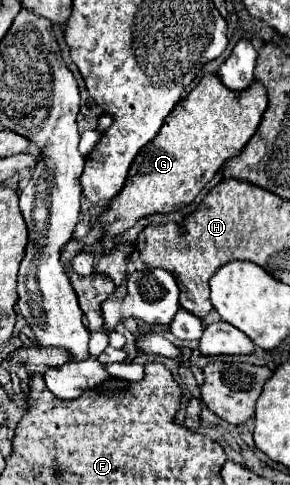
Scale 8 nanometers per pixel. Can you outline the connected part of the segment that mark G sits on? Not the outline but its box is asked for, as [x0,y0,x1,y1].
[61,75,267,333]

